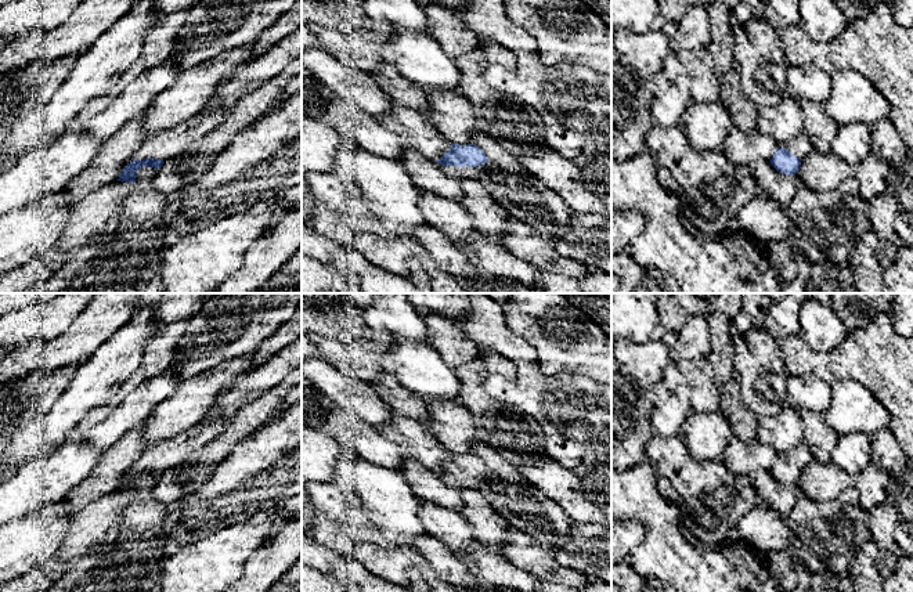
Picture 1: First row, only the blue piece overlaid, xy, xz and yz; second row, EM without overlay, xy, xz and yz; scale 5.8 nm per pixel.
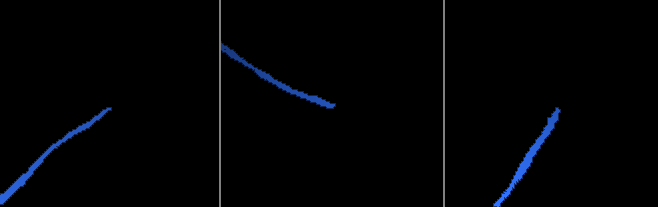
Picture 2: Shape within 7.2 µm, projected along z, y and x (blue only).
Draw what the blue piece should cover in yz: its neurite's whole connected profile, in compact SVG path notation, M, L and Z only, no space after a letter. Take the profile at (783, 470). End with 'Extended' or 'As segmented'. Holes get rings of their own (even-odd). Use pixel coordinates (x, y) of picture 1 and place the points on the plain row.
M801 443L788 451L779 452L769 472L779 483L793 485L812 459L809 448L805 443Z. Extended

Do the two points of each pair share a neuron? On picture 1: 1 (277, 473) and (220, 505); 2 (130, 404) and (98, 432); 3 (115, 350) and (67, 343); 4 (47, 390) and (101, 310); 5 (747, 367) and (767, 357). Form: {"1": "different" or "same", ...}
{"1": "same", "2": "same", "3": "different", "4": "different", "5": "same"}

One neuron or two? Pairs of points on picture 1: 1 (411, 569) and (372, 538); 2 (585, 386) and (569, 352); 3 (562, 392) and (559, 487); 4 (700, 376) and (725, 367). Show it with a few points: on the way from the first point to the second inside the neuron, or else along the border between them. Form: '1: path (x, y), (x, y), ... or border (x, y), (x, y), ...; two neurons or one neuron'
1: path (401, 565), (396, 563), (381, 548); one neuron
2: border (545, 372), (584, 374), (595, 381); two neurons
3: border (554, 461), (574, 470); two neurons
4: border (706, 357), (718, 387); two neurons

